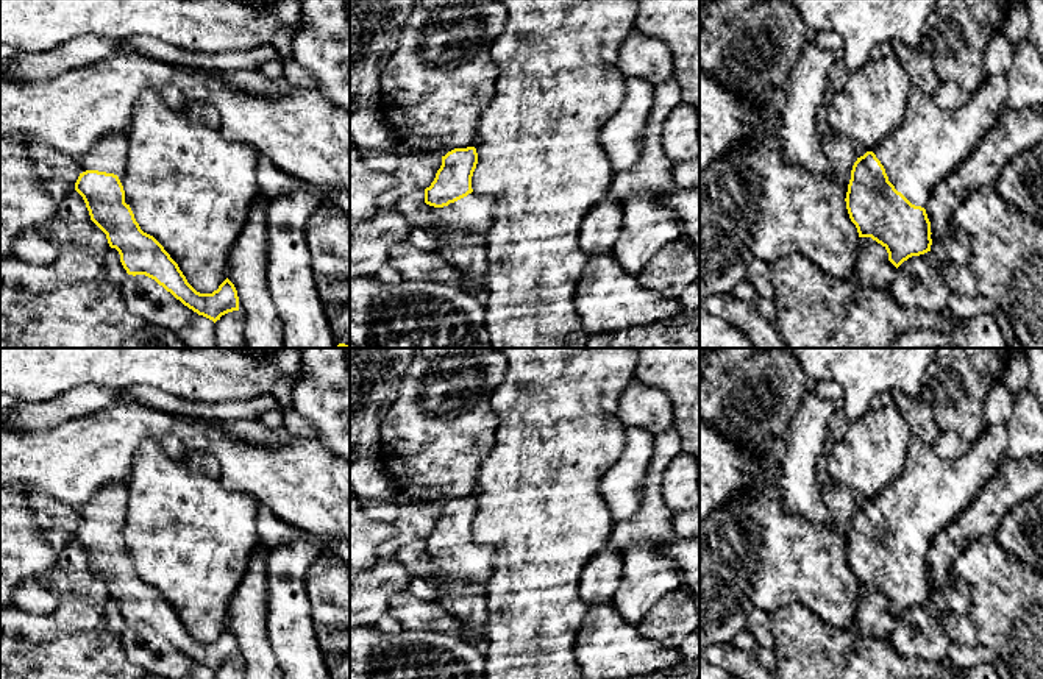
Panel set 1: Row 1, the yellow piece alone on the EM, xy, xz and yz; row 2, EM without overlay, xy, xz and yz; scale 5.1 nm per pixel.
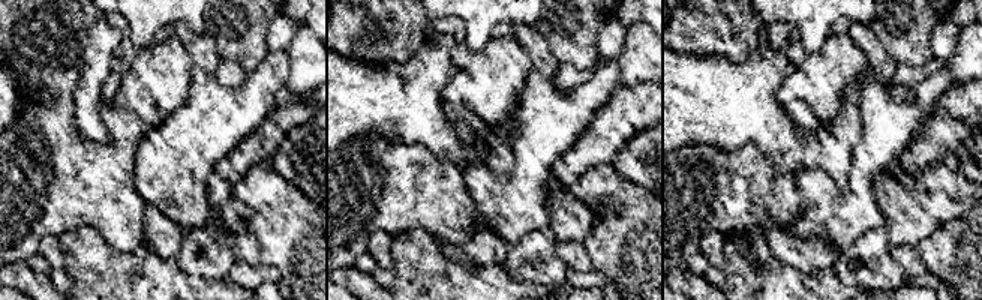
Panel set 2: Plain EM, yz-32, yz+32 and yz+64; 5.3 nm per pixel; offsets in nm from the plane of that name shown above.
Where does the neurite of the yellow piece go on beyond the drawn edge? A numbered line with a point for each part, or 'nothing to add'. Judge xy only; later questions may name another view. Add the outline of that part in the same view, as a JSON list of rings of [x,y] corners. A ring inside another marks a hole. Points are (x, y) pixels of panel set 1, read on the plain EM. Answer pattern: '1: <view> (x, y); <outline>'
1: xy (110, 504); [[[109,484],[95,492],[89,503],[80,509],[80,523],[98,520],[119,526],[122,535],[128,515],[128,489],[126,484]]]

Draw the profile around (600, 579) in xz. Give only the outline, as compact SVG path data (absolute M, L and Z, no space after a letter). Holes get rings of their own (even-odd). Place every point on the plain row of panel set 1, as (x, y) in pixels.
M606 545L584 567L578 593L587 606L610 604L623 576L621 549Z

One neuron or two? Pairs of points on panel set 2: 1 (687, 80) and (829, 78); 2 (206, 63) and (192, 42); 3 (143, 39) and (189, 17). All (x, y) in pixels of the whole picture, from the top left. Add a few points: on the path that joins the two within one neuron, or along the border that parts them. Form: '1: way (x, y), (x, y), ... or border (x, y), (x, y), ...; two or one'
1: border (786, 74), (780, 89), (780, 99), (784, 104); two
2: way (206, 59), (197, 47); one
3: way (150, 27), (162, 15), (177, 15); one

